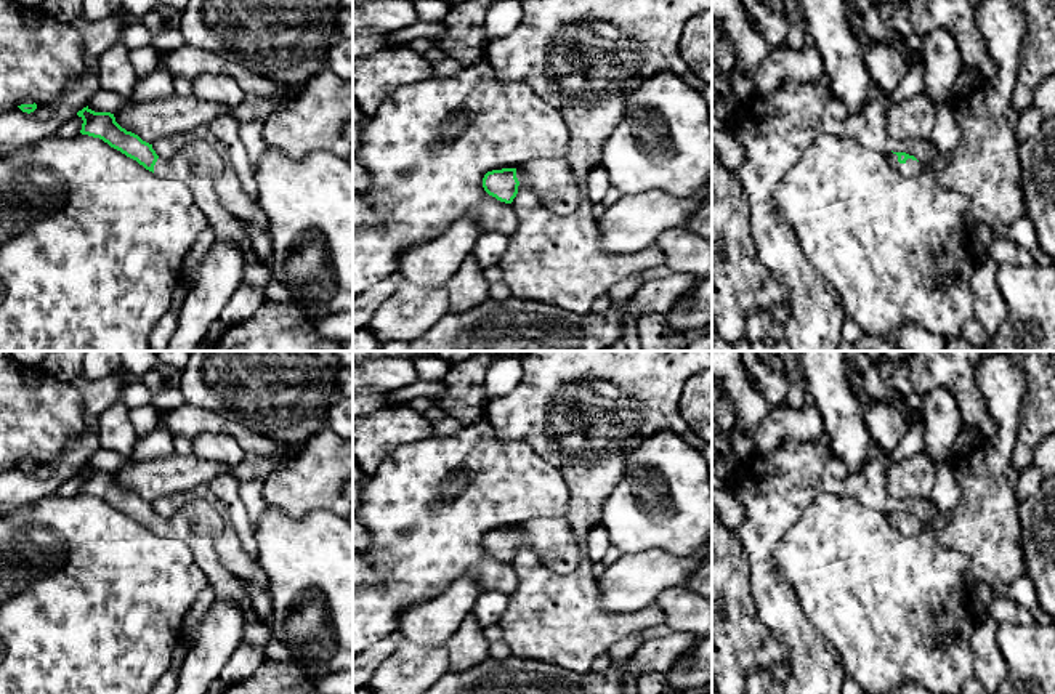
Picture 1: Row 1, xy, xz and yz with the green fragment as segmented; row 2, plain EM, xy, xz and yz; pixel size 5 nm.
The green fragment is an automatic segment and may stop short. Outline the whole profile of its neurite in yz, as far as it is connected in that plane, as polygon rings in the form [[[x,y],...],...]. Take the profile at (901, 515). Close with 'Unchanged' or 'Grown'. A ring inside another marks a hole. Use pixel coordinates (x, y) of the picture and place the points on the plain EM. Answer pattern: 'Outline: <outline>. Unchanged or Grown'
Outline: [[[888,510],[888,521],[899,529],[904,535],[916,535],[922,531],[920,521],[906,511]]]. Grown

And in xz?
Outline: [[[540,516],[518,527],[487,531],[483,537],[484,550],[505,563],[511,563],[524,545],[531,547],[547,567],[561,574],[576,569],[584,553],[564,516]]]. Grown

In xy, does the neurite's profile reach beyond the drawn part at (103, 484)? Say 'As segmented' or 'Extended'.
Extended

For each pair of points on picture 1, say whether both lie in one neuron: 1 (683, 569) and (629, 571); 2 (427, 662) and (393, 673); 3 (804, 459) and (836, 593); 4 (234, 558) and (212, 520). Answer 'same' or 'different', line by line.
1: same
2: same
3: different
4: different

